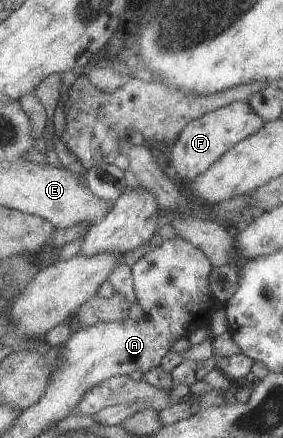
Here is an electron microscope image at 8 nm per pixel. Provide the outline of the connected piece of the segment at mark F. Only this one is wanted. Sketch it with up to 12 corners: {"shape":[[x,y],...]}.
{"shape":[[232,102],[182,128],[170,166],[187,184],[263,119]]}

